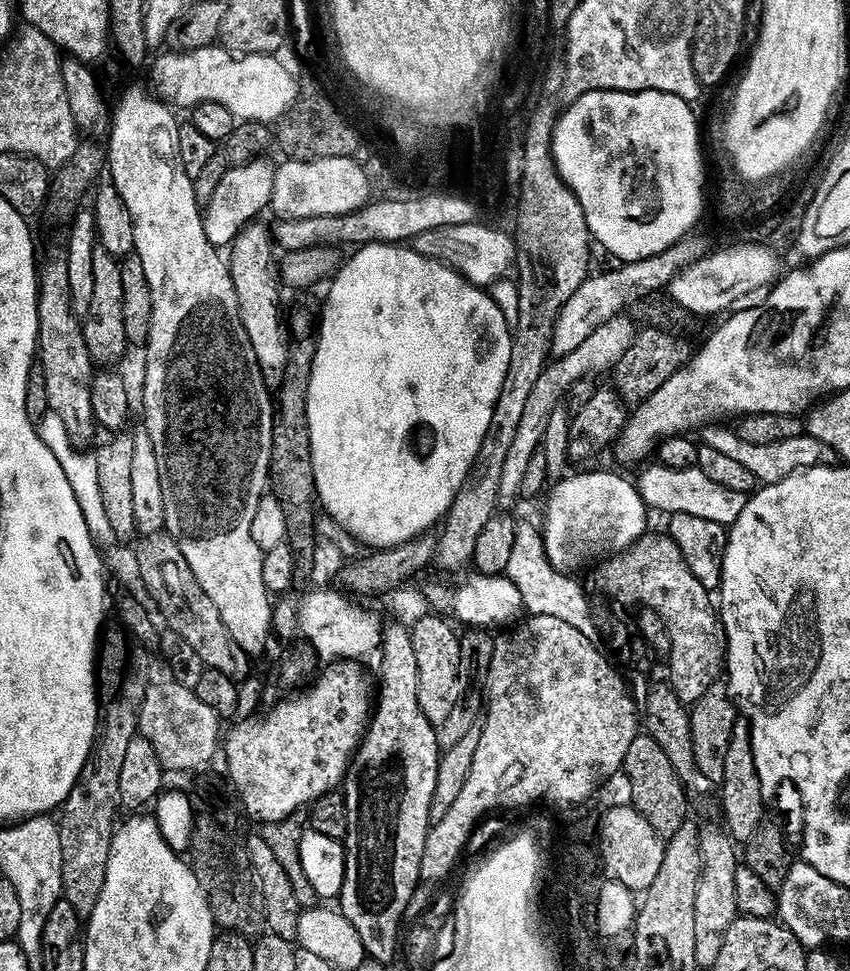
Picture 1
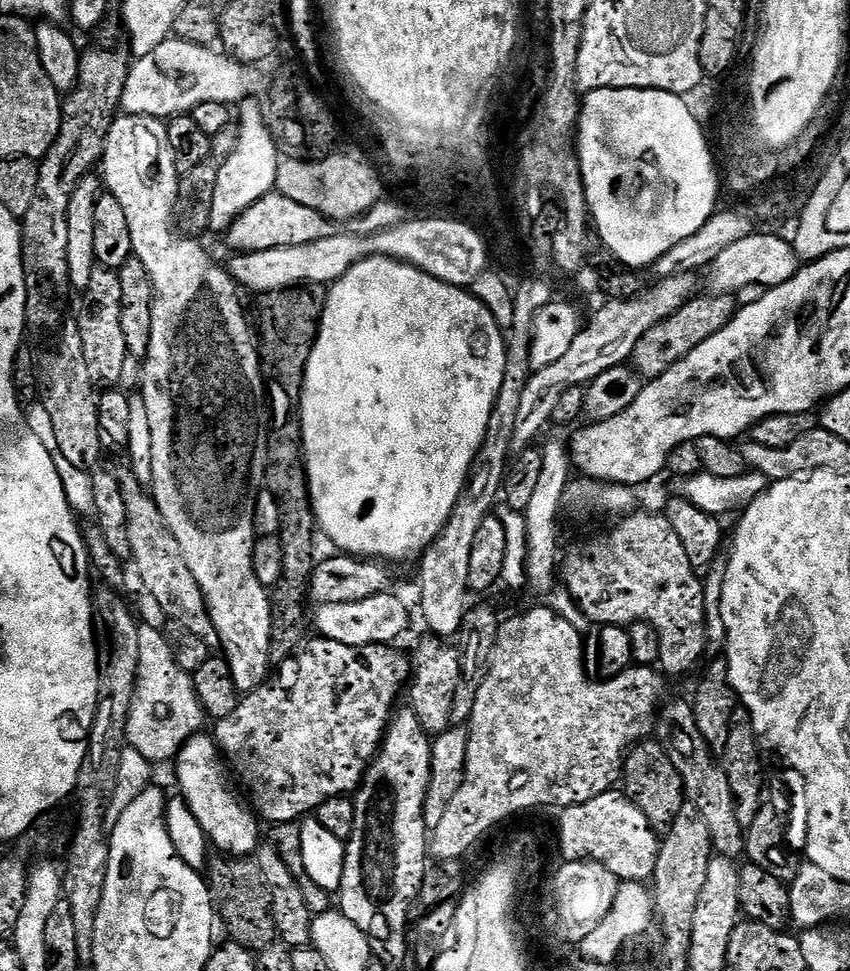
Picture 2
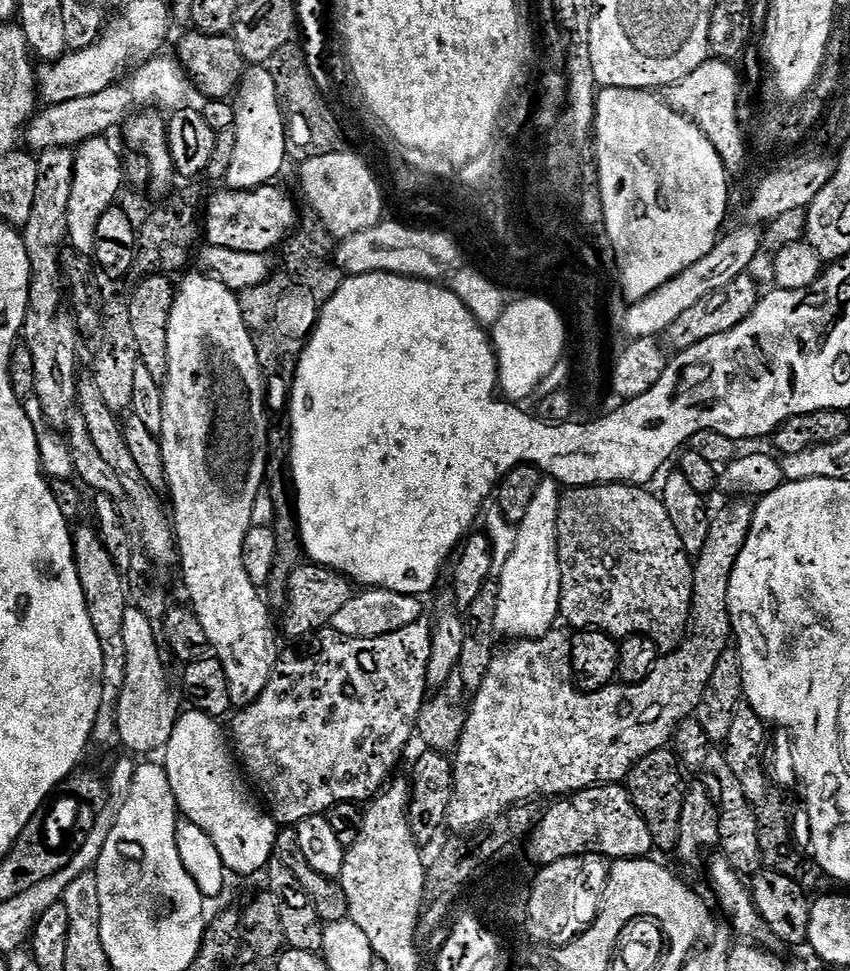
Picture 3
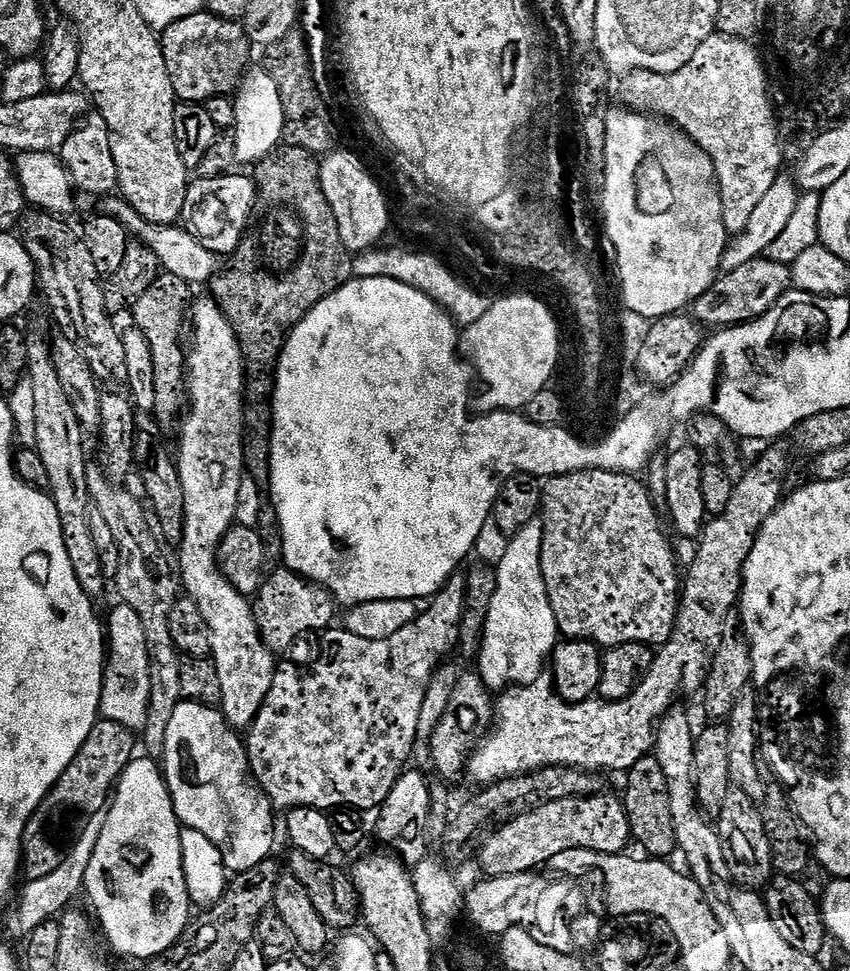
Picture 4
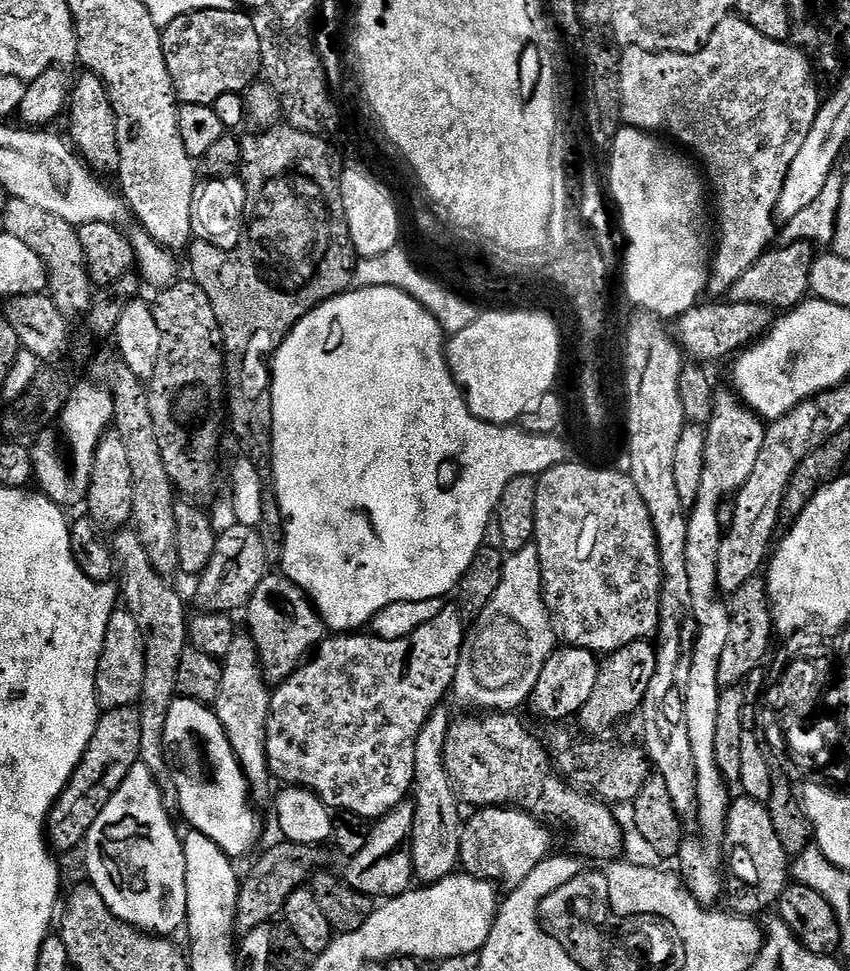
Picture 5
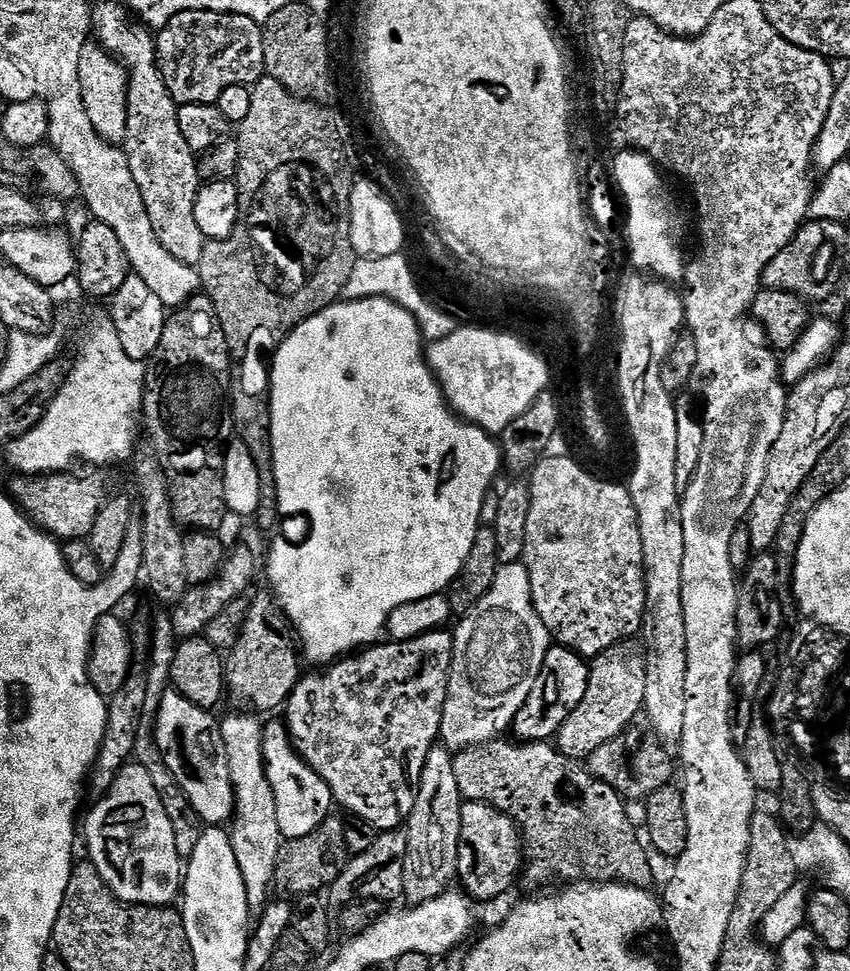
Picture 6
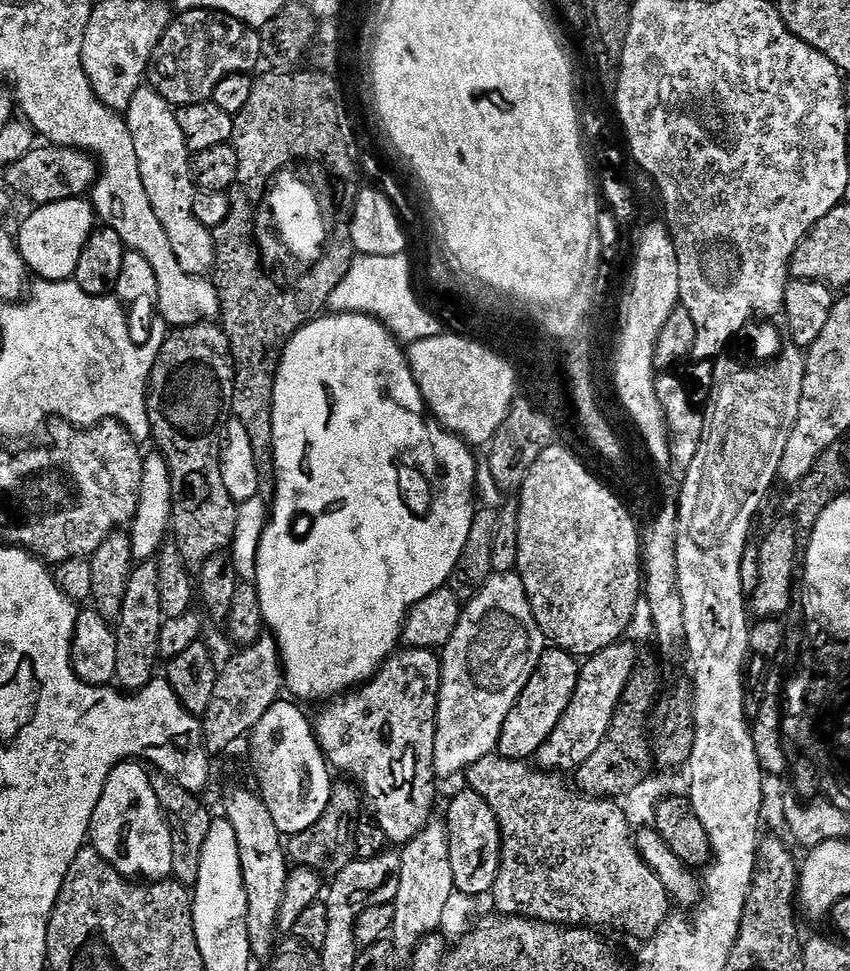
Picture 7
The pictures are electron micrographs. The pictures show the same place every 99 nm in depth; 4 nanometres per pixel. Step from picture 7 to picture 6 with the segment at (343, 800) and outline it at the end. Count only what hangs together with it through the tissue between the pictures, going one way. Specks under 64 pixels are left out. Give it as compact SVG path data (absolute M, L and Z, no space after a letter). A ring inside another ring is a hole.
M330 814L318 826L318 830L306 834L306 838L294 838L281 843L276 863L275 887L289 892L284 894L292 898L319 893L319 888L327 889L340 877L349 859L348 832L336 814Z

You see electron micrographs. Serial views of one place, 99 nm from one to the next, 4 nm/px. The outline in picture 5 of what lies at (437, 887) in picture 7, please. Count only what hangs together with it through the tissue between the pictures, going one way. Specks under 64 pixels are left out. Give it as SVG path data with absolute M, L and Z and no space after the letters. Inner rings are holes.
M444 704L436 707L415 740L412 803L416 810L412 835L412 869L415 879L424 886L437 884L442 878L453 875L460 859L462 808L455 798L445 768L444 745L452 721L452 713L447 708Z

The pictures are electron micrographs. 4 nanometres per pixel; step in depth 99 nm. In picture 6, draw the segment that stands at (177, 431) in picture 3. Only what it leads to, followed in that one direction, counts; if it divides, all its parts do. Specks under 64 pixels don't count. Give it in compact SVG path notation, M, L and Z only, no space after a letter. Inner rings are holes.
M228 716L219 721L222 746L226 746L226 766L230 766L230 782L234 790L234 806L230 821L230 835L234 858L242 870L246 882L248 907L263 909L269 903L268 887L273 887L276 878L276 863L282 837L278 830L278 806L274 806L274 790L270 790L270 778L266 778L266 766L262 754L264 724L261 717Z

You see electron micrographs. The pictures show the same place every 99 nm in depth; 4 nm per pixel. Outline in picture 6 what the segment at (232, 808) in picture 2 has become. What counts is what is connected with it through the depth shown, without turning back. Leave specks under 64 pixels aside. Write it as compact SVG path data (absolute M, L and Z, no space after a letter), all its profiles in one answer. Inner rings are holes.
M175 690L164 693L160 699L160 709L156 712L155 734L156 741L163 753L164 763L174 774L178 786L192 803L192 809L196 811L201 821L208 826L224 826L231 821L232 807L234 806L234 790L230 782L230 766L226 766L226 746L222 746L222 734L217 717L209 709L194 706L182 694Z

